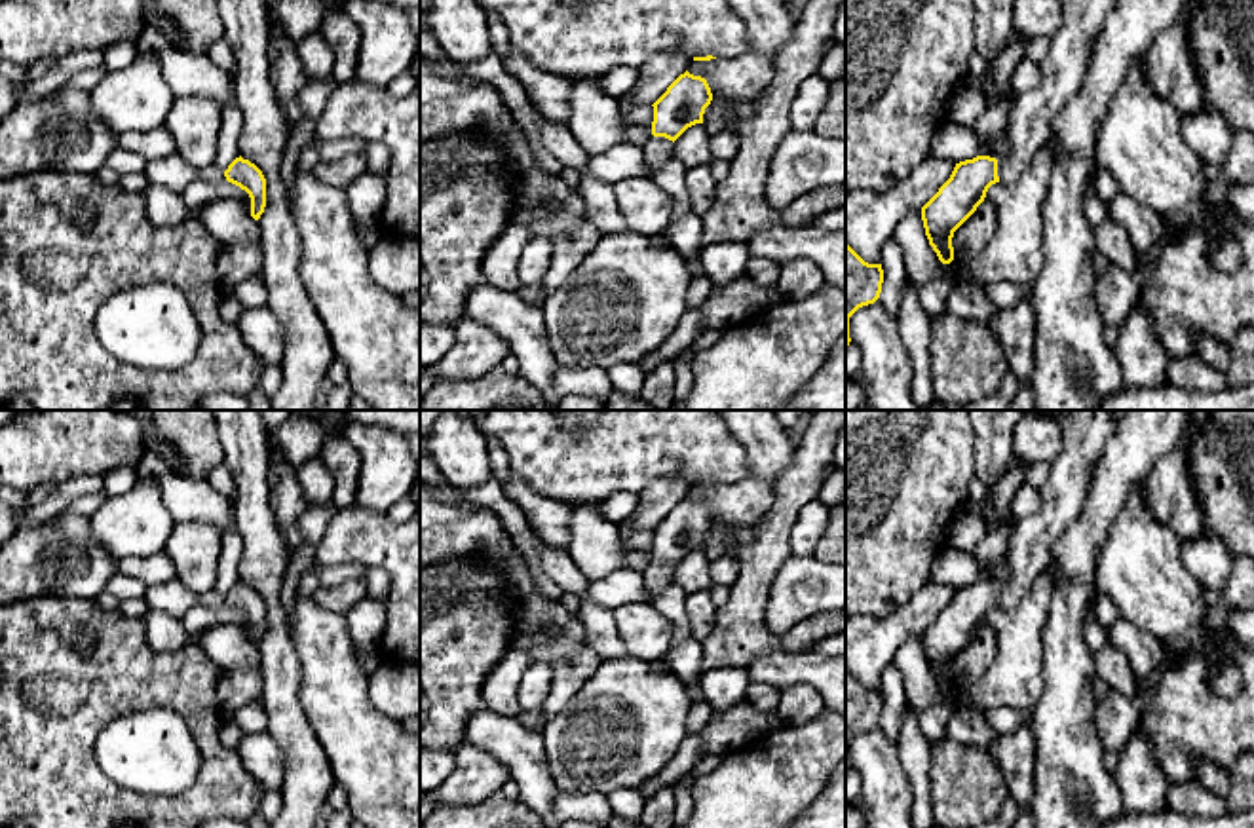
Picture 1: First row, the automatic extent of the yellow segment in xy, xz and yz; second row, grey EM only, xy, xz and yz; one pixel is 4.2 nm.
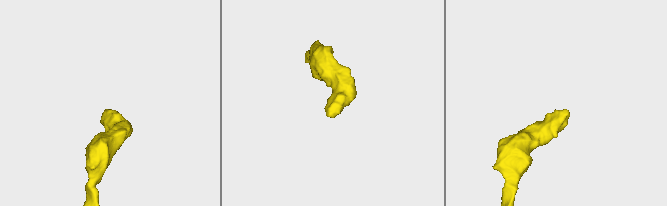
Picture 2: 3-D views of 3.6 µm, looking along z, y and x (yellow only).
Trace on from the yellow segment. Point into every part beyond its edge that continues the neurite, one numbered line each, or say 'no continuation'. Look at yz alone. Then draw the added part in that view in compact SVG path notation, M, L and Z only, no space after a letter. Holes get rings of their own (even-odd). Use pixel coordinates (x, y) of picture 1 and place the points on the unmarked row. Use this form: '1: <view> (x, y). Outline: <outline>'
1: yz (1085, 432). Outline: M1070 410L1064 422L1064 448L1051 461L1037 513L1013 524L1007 556L1011 575L998 585L999 608L1015 608L1037 574L1051 564L1058 536L1079 517L1106 441L1117 425L1110 410Z

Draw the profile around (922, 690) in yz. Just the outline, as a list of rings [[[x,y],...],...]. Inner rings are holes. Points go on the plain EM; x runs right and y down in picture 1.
[[[922,632],[912,634],[897,649],[893,667],[902,674],[906,705],[922,716],[923,710],[942,703],[942,687],[925,661]]]

